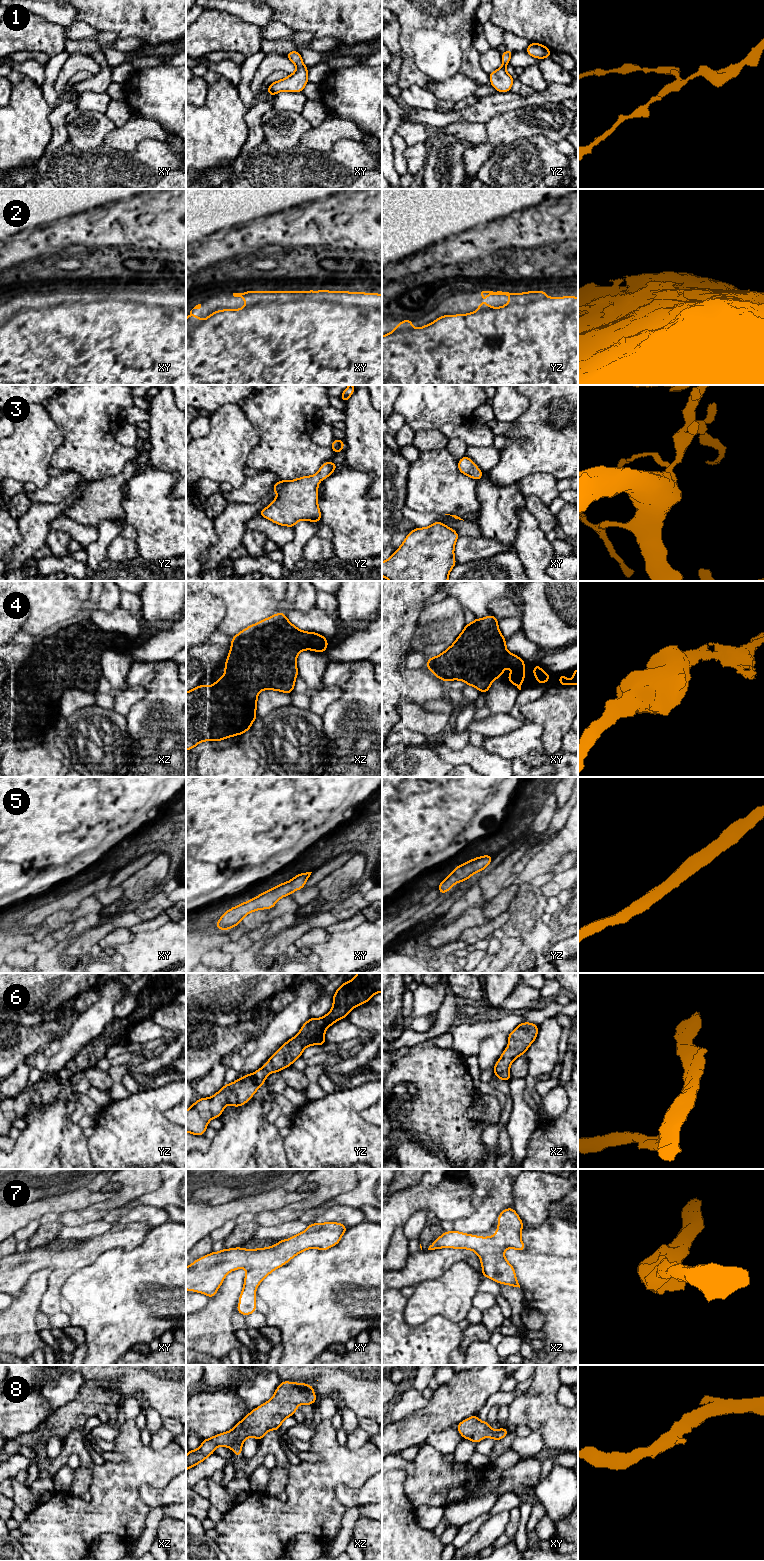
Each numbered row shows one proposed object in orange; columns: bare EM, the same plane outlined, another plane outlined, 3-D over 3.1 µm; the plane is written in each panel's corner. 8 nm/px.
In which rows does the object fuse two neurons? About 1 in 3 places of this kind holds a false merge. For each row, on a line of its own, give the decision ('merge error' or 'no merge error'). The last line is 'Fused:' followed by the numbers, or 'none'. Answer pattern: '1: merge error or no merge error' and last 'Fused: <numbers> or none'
1: no merge error
2: no merge error
3: no merge error
4: no merge error
5: no merge error
6: no merge error
7: no merge error
8: no merge error
Fused: none

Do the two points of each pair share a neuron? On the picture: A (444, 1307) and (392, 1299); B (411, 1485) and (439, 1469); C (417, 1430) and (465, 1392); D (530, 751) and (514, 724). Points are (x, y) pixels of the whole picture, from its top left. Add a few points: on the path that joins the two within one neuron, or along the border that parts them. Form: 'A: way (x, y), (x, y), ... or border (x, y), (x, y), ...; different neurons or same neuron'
A: border (408, 1299), (404, 1309), (404, 1320), (407, 1324); different neurons
B: way (418, 1485), (423, 1485), (432, 1476); same neuron
C: way (429, 1419), (435, 1417), (453, 1402); same neuron
D: border (524, 723), (514, 730), (495, 736); different neurons

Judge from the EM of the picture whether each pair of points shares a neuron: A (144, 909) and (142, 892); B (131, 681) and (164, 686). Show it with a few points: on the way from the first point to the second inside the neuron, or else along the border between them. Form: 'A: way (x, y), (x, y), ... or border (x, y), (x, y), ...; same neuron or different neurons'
A: border (160, 889), (140, 903); different neurons
B: border (159, 663), (155, 676), (145, 686); different neurons

